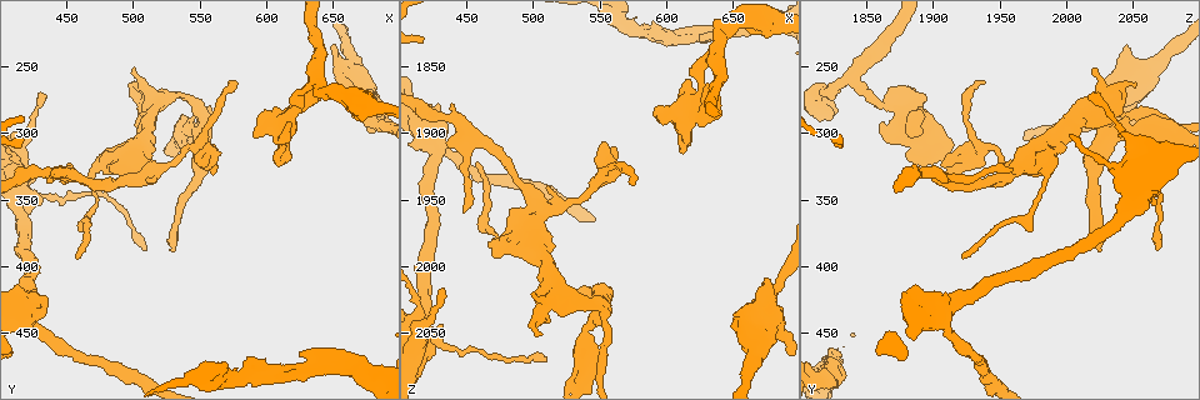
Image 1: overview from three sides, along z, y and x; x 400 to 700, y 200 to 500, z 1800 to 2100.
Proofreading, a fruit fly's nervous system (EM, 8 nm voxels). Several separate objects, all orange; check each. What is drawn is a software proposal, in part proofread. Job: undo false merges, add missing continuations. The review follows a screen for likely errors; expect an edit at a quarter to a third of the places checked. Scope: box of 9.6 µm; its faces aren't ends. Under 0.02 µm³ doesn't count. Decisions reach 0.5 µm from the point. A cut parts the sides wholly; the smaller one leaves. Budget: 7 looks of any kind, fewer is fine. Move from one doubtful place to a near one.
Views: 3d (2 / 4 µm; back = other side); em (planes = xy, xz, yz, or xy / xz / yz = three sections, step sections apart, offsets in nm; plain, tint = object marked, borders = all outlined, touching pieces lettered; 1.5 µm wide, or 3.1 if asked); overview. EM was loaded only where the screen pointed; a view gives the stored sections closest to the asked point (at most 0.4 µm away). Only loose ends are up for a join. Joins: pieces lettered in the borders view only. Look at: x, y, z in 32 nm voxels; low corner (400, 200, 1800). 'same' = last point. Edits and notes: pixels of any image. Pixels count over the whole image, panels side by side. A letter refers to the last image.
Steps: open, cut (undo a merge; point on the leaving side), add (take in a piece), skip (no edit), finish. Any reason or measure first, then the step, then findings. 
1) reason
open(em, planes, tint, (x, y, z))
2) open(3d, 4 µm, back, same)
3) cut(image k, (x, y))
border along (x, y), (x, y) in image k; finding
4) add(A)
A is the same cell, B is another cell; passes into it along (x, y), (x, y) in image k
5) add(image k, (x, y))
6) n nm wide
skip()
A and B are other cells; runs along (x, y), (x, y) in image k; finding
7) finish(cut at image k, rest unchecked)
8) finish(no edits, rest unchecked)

branch stops here
open(3d, 2 µm, back, (458, 394, 1922))

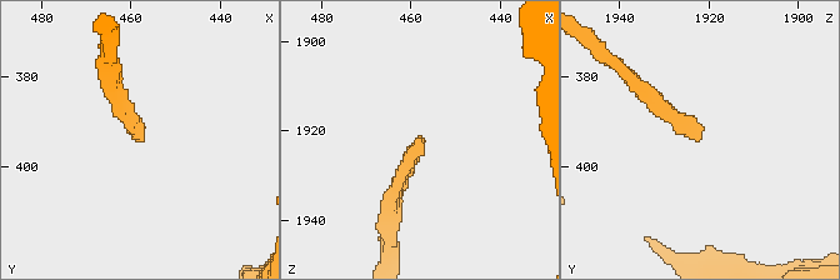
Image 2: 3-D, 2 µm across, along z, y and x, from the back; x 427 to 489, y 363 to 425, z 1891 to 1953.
need the tissue
open(em, xy, step 4, plain, (457, 394, 1922))

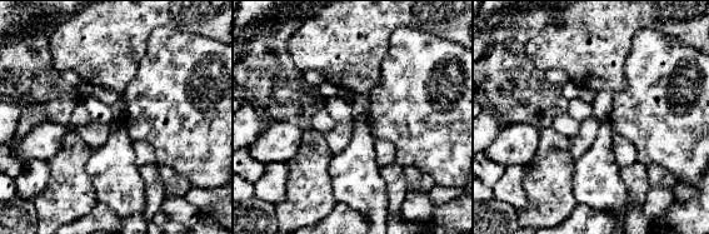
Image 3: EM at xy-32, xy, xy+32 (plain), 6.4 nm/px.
open(em, xy, step 4, borders, same)

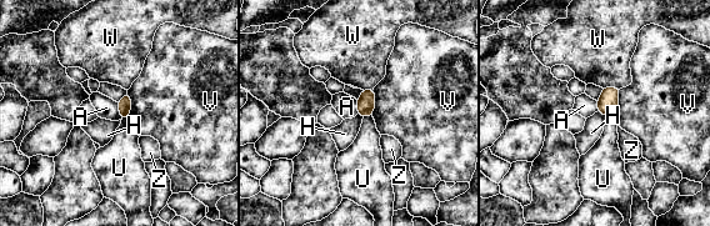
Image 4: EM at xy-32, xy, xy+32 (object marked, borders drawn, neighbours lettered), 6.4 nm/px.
80 nm wide
skip()
A, H, U, V, W and Z are other cells; no lettered piece goes on from it

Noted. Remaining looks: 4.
free end
open(3d, 2 µm, (432, 274, 2018))

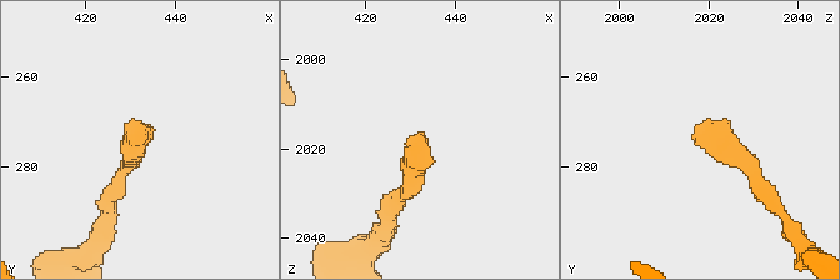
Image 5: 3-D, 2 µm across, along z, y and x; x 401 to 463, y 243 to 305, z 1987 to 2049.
open(em, planes, borders, (433, 273, 2017))

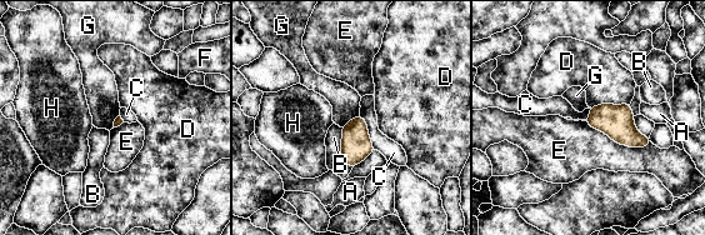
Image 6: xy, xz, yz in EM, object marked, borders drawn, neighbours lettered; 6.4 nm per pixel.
E touches over 460 nm
skip()
A, B, C, D, E, F, G and H are other cells; border along (359, 115), (375, 149) in image 6; no lettered piece goes on from it

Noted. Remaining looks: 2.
long arm stops here
open(em, xy, step 4, borders, (530, 388, 2026))

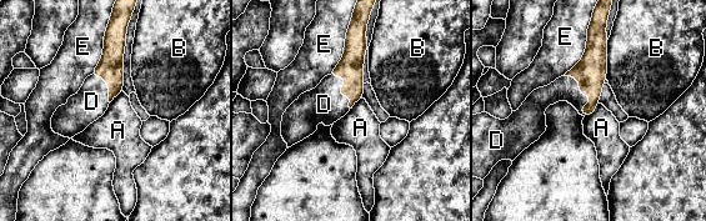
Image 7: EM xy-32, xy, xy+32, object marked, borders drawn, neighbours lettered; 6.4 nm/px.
another direction
open(em, planes, borders, same)

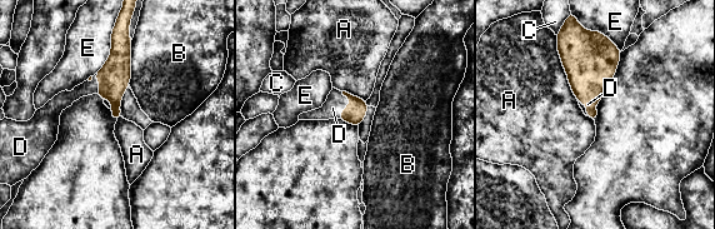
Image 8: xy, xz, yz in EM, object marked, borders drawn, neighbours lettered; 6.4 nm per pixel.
add(D)
D is the same cell, A, B, C and E are other cells; it goes on there

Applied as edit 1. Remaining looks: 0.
finish(add at image 8, rest unchecked)

